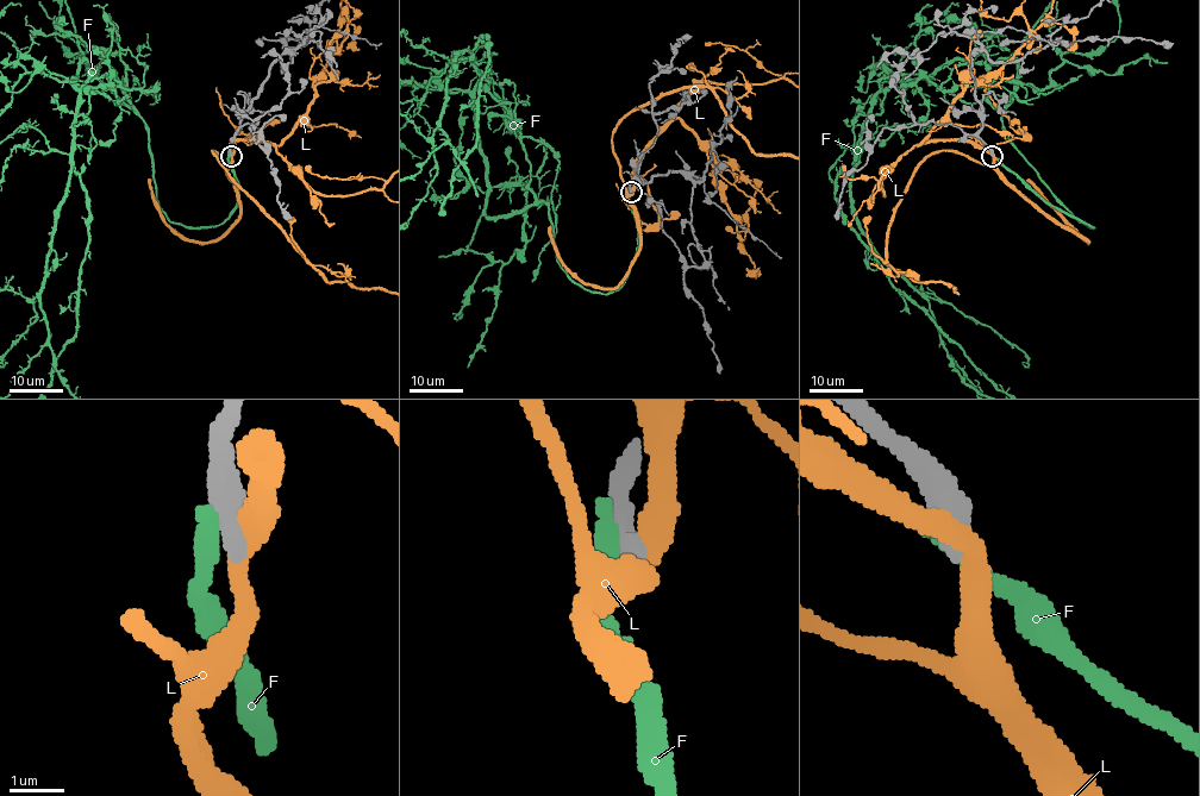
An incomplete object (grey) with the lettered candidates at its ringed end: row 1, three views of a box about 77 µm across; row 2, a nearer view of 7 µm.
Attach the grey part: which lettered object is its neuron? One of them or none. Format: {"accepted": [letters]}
{"accepted": []}

